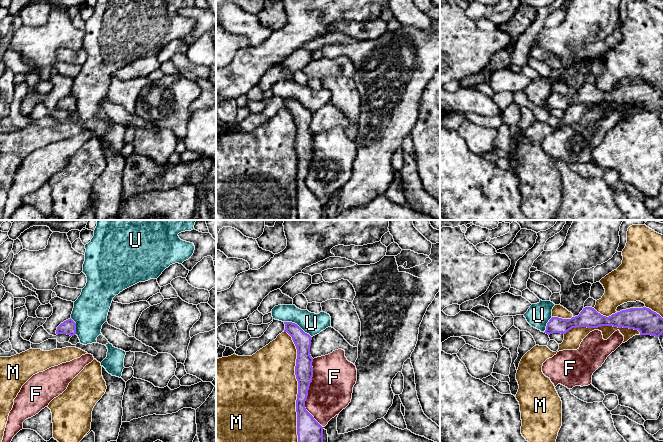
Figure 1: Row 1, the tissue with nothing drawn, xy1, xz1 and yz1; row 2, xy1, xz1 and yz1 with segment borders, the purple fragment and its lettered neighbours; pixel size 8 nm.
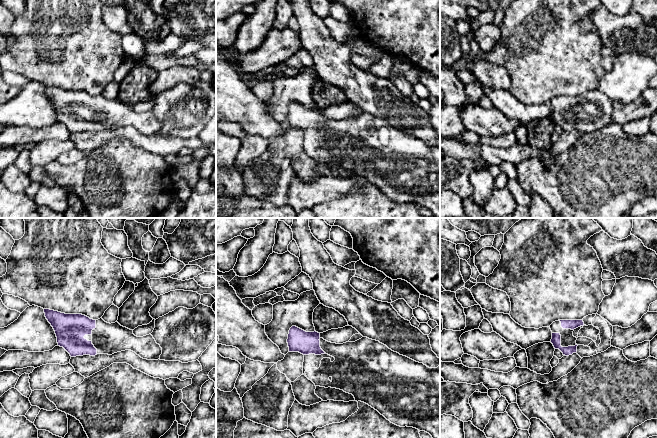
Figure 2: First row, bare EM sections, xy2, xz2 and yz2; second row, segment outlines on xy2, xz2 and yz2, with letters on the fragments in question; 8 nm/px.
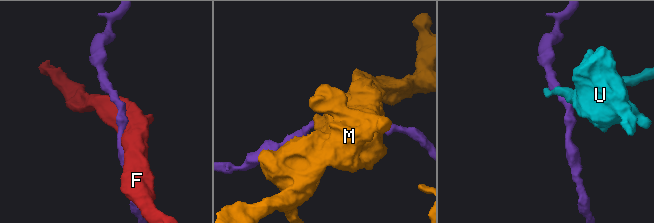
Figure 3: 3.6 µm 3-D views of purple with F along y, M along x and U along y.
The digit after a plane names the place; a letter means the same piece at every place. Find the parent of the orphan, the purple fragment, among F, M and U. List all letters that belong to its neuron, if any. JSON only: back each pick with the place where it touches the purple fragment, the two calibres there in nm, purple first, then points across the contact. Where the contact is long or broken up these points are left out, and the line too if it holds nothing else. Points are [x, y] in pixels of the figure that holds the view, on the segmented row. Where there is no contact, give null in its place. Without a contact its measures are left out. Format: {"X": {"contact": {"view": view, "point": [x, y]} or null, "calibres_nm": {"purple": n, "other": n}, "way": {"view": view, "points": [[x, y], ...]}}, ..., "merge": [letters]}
{"merge": []}

